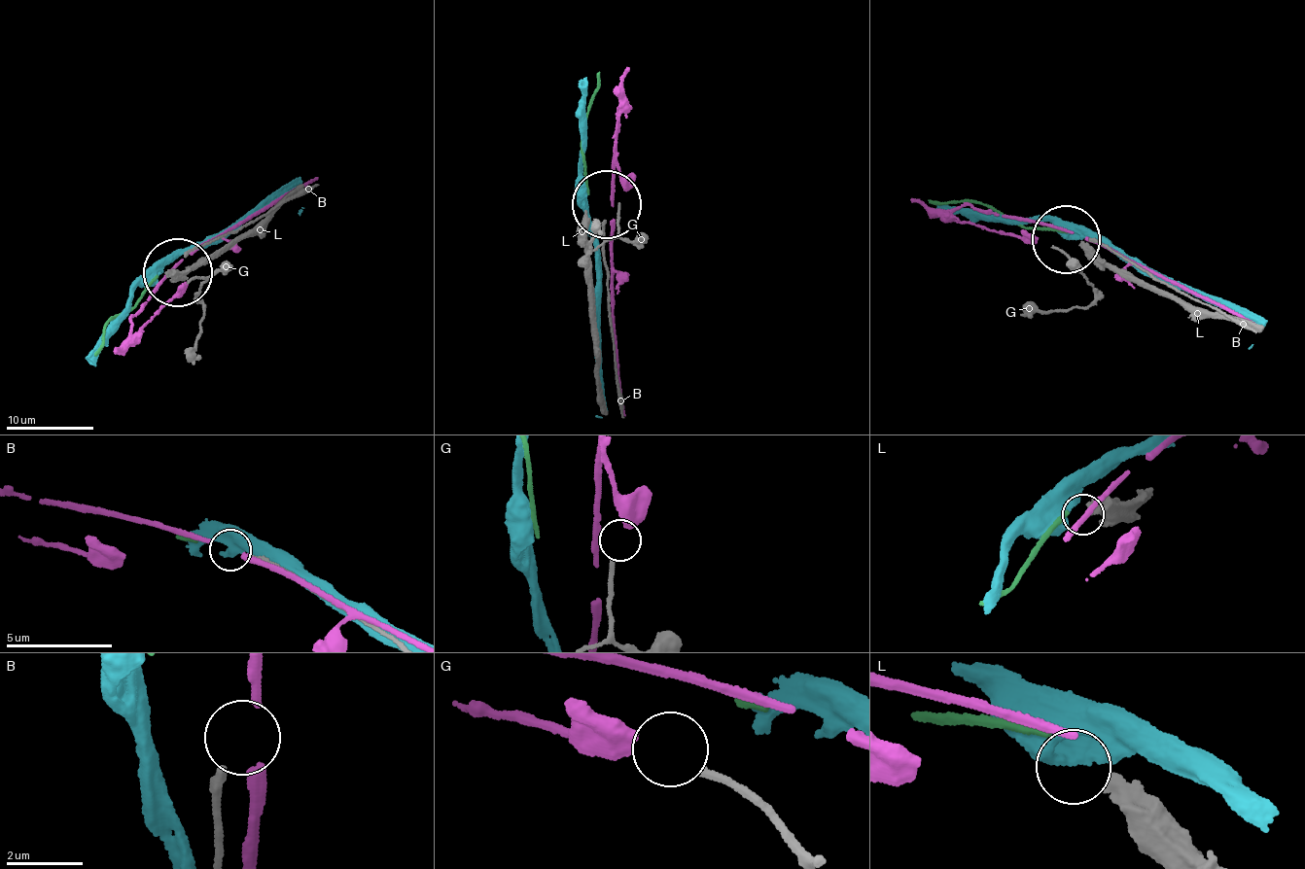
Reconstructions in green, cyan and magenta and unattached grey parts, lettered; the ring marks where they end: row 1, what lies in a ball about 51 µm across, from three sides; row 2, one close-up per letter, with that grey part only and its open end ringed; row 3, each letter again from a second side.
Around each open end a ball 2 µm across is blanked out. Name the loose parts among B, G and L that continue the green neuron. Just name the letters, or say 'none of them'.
none of them

